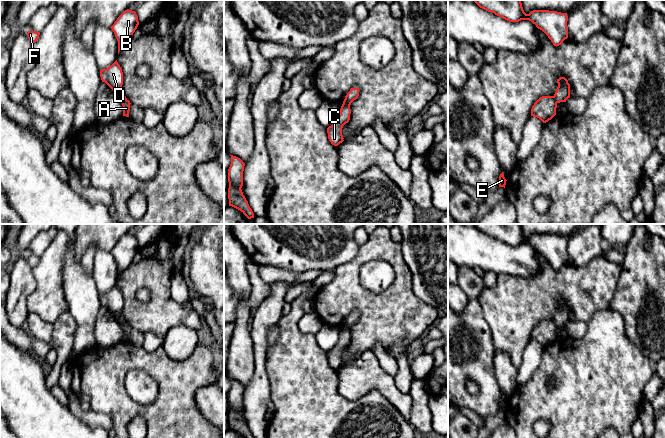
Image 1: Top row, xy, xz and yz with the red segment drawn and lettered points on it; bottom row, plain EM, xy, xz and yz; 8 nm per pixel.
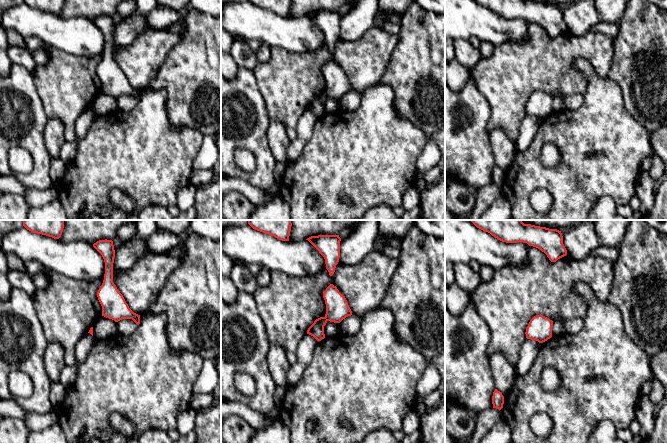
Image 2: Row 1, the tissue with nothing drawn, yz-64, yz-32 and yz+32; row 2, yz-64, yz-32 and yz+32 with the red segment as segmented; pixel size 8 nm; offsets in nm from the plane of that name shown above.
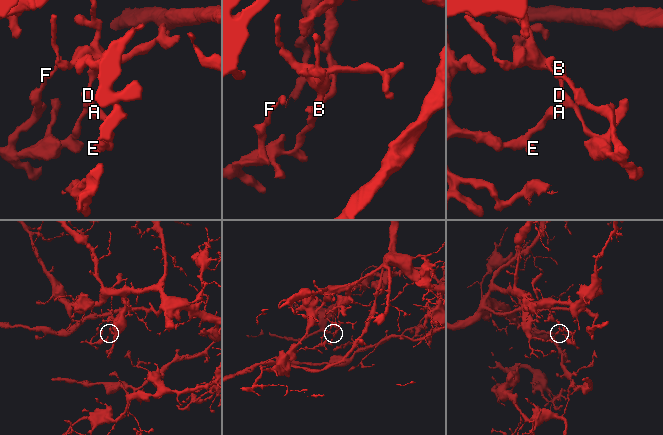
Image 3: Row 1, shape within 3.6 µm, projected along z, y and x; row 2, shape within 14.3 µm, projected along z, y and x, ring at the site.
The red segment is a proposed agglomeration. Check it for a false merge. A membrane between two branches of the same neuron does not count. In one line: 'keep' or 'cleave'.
cleave

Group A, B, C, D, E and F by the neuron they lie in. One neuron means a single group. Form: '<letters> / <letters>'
A E / B C D F

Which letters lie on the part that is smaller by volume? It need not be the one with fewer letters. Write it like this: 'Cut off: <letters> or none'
Cut off: B, C, D, F

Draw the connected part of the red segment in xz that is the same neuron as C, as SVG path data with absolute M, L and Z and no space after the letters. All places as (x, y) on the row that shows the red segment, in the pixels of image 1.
M342 104L337 120L327 128L328 139L332 145L338 146L344 140L342 135L343 126L350 120L350 106Z

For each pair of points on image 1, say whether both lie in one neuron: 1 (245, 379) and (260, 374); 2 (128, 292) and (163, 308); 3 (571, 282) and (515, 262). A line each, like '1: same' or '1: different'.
1: different
2: same
3: different

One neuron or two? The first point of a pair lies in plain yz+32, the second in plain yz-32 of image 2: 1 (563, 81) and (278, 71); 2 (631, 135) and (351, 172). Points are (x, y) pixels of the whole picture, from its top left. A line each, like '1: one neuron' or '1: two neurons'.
1: one neuron
2: one neuron

